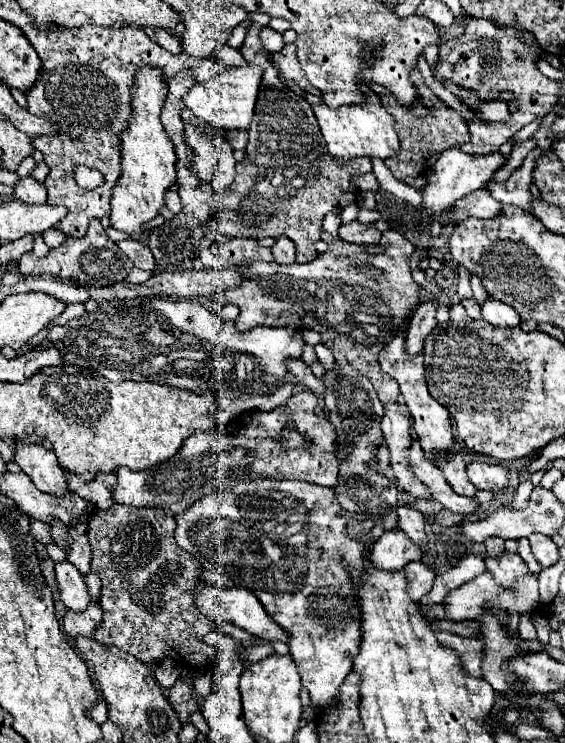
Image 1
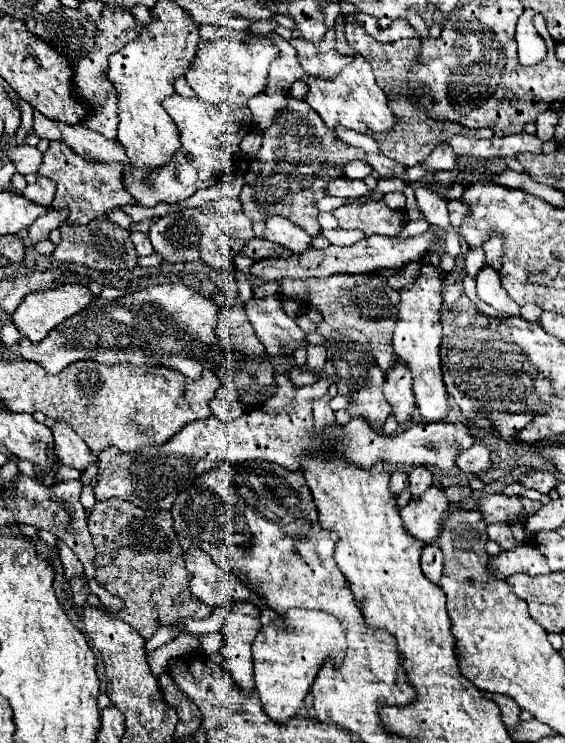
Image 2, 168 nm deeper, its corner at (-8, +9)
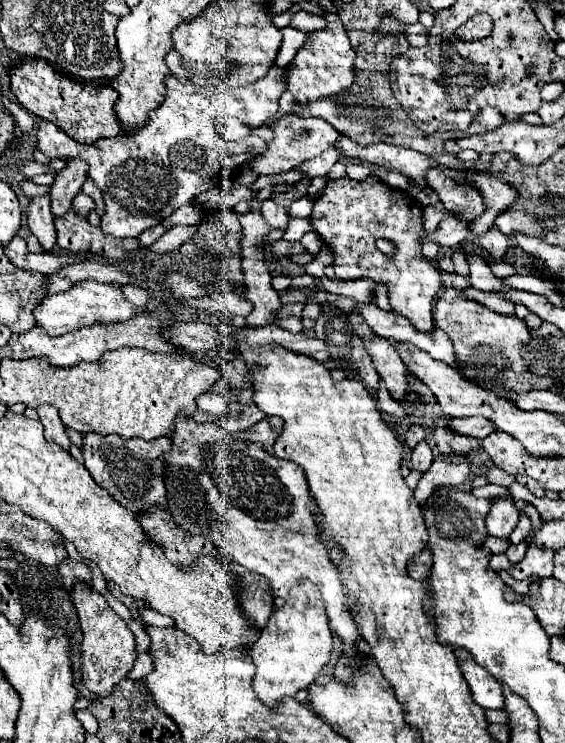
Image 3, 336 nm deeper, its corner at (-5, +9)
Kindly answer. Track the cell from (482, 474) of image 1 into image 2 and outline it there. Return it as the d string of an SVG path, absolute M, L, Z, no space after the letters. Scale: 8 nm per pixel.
M475 443L473 447L469 447L467 451L461 451L457 455L457 467L463 473L485 473L491 469L491 461L489 461L489 449L481 443Z

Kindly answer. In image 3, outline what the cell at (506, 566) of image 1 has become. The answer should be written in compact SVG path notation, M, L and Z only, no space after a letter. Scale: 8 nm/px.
M494 499L494 505L486 517L486 529L488 535L492 537L500 537L500 539L508 539L510 533L514 531L514 527L518 525L520 513L516 509L516 505L512 503L512 499Z

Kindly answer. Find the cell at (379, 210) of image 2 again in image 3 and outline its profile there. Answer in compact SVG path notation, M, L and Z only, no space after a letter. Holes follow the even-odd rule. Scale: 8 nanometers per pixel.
M372 175L364 181L352 181L344 177L328 181L324 193L314 203L310 221L314 231L336 253L334 271L338 279L348 281L370 277L386 283L392 311L406 317L418 331L432 333L432 301L436 299L442 281L438 269L422 255L420 239L426 231L422 227L422 205L414 197L392 189ZM380 237L396 243L398 251L392 257L378 253L374 243Z

